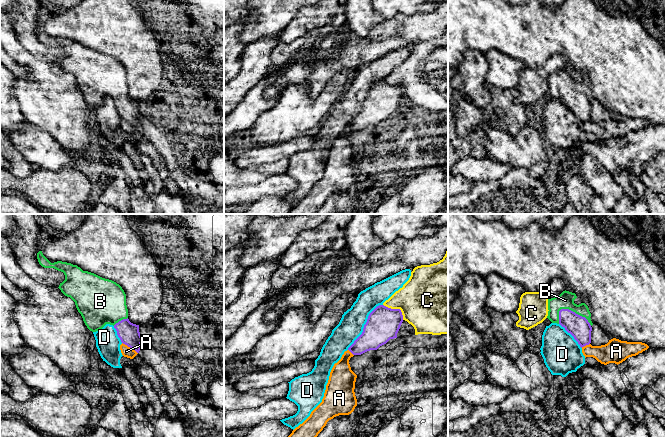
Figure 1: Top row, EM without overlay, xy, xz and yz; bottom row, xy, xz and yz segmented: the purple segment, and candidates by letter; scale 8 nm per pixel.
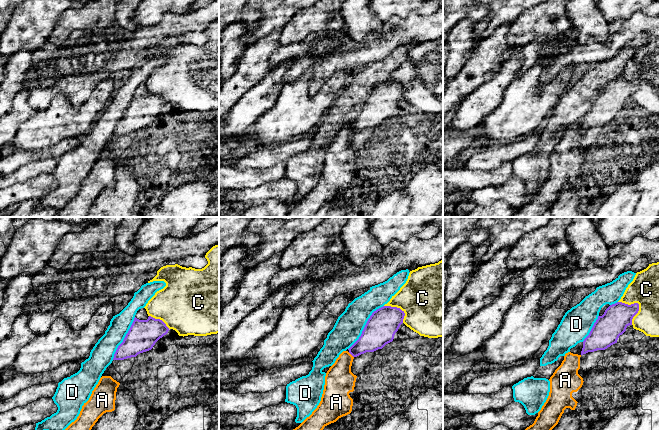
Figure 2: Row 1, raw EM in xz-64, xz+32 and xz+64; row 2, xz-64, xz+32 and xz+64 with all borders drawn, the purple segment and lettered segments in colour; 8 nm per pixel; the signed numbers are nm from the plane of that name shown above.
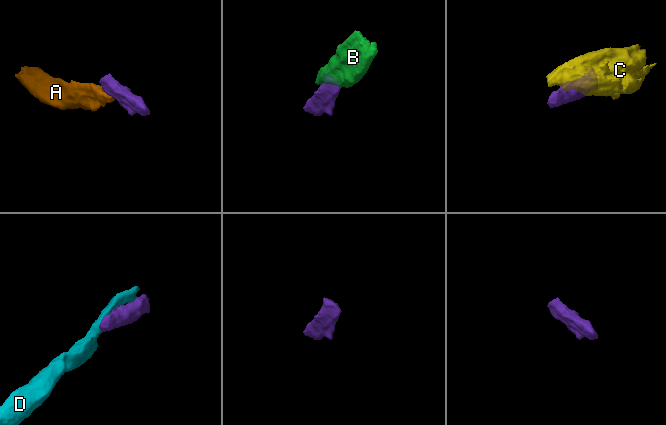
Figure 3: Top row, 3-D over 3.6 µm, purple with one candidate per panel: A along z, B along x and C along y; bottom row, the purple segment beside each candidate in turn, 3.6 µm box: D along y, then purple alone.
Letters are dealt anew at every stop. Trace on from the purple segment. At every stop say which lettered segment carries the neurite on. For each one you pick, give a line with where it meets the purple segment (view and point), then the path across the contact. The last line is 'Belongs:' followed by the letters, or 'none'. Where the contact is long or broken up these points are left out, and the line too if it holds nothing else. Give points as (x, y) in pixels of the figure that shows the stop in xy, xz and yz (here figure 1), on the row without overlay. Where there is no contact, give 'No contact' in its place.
B: Touches purple at yz (574, 88). Path across: yz (579, 103), (574, 94), (574, 88), (565, 79), (565, 76)
Belongs: B

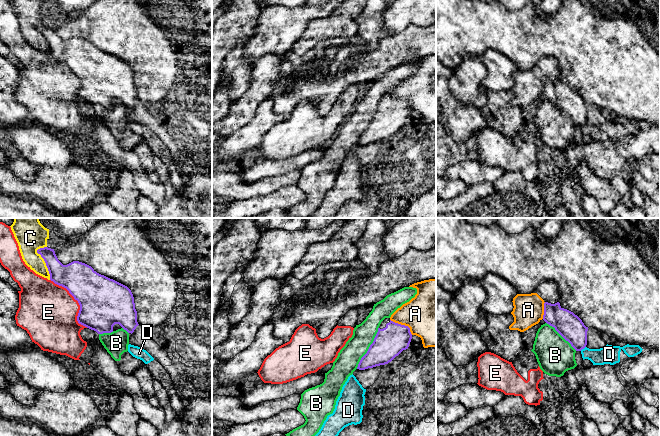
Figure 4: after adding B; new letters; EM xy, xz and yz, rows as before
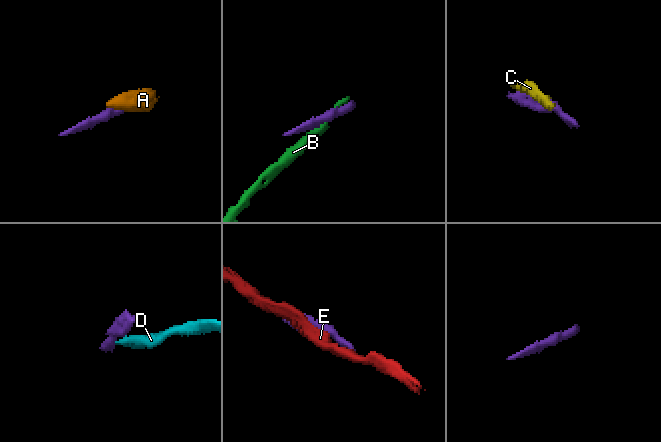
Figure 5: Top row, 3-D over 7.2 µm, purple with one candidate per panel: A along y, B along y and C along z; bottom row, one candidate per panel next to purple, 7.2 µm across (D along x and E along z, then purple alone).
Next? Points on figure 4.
Belongs: none

